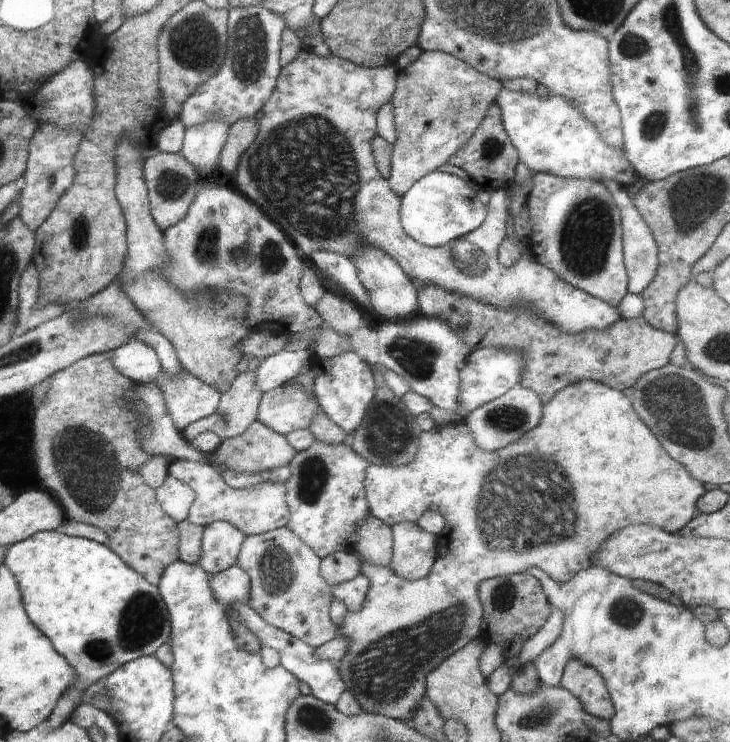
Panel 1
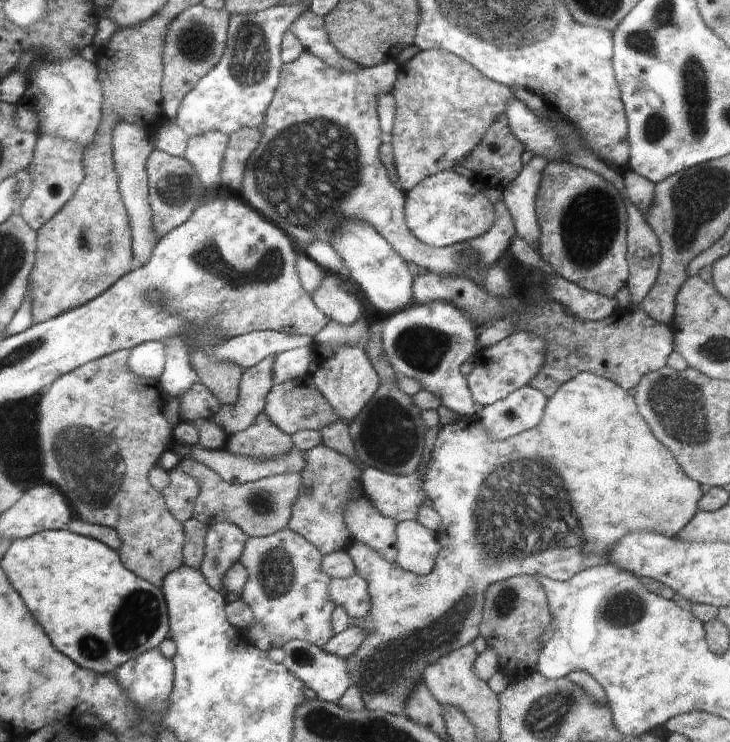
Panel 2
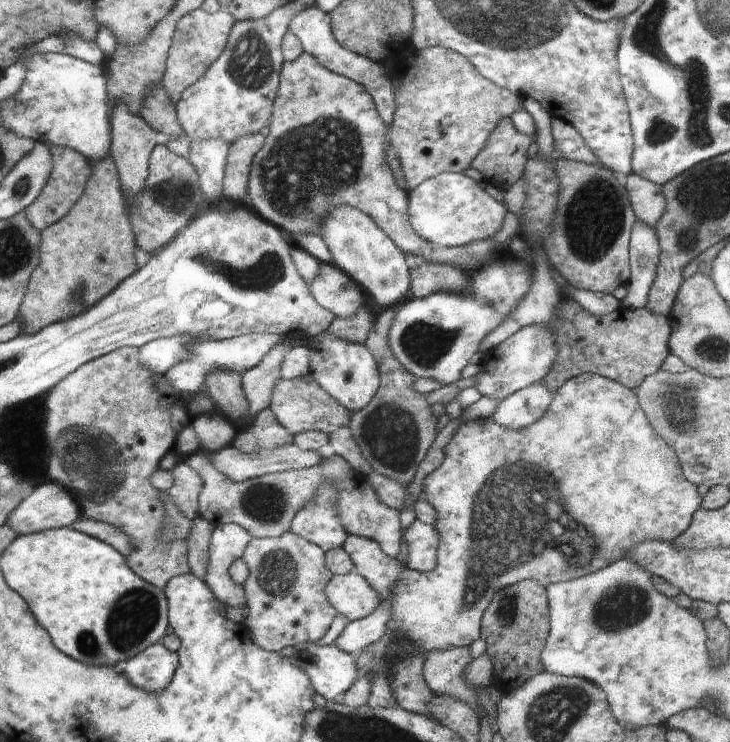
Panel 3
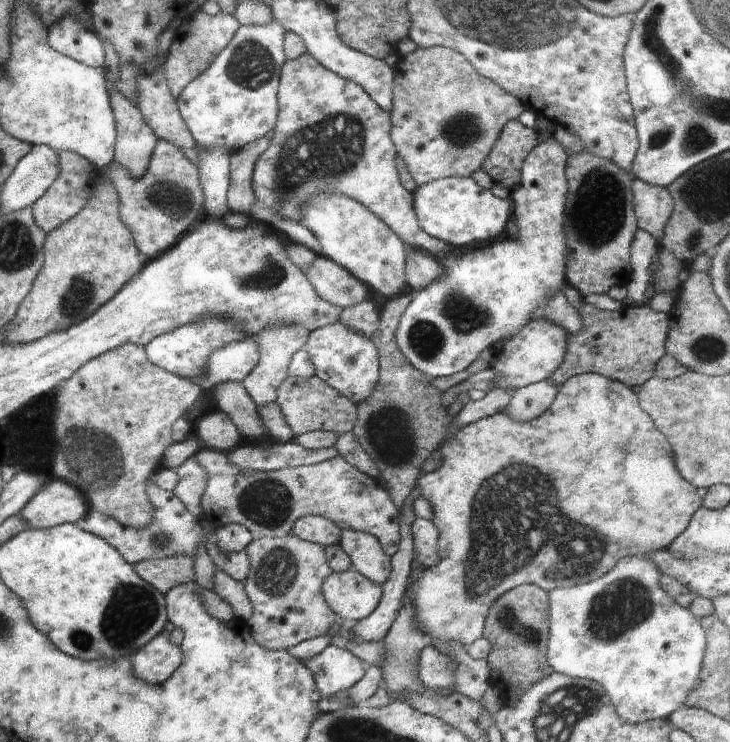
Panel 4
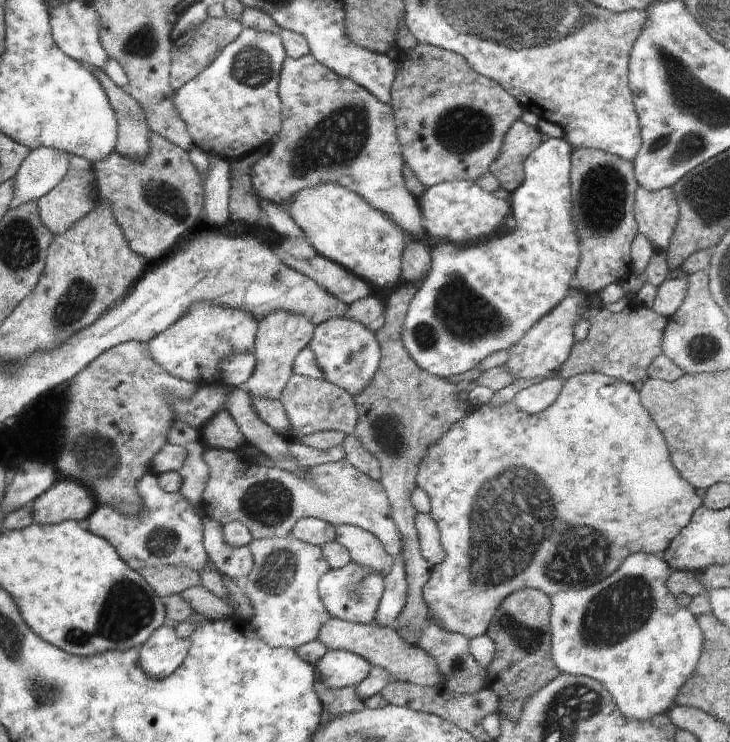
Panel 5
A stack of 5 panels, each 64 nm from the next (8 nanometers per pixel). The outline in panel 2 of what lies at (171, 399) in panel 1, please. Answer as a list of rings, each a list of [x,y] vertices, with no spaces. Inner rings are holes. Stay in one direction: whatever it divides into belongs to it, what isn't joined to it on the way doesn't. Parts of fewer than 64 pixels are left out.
[[[196,381],[192,389],[180,397],[176,397],[181,404],[182,422],[195,423],[200,420],[208,420],[219,412],[220,402],[204,386],[201,381]]]

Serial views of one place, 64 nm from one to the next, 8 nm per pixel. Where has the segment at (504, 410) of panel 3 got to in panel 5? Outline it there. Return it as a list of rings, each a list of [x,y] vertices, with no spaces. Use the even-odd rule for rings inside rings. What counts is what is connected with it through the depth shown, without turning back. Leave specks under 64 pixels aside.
[[[551,376],[542,380],[542,382],[538,382],[538,384],[532,384],[528,388],[520,390],[512,400],[514,409],[520,409],[526,414],[542,412],[544,408],[554,404],[554,400],[558,398],[563,384],[564,380],[558,378],[558,376]]]

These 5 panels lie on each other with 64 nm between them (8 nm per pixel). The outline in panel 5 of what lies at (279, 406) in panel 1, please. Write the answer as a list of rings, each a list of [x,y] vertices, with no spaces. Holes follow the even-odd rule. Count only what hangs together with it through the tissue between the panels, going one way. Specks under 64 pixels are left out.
[[[293,374],[279,399],[292,427],[304,435],[318,431],[342,431],[348,434],[357,423],[357,408],[353,396],[326,379]]]

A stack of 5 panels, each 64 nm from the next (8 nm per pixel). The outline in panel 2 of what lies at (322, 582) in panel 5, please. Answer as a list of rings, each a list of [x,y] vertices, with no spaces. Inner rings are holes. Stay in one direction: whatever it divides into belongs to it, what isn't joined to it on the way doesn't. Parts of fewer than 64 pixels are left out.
[[[360,575],[335,578],[329,582],[329,597],[335,606],[342,606],[351,621],[365,619],[371,611],[368,583]]]

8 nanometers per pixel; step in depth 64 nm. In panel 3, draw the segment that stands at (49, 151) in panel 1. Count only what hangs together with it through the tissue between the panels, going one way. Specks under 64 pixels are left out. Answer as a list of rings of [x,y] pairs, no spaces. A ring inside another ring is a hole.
[[[56,145],[48,146],[53,160],[53,169],[50,178],[46,186],[44,186],[40,194],[36,197],[36,200],[33,200],[32,204],[24,210],[30,224],[40,232],[58,222],[61,218],[64,218],[71,211],[79,198],[83,196],[87,188],[88,179],[91,177],[93,171],[90,161],[77,150]]]

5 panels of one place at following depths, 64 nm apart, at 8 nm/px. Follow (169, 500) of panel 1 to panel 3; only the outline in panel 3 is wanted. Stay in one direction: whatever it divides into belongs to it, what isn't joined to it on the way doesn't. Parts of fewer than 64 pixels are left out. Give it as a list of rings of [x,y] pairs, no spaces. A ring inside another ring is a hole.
[[[183,461],[176,463],[171,473],[174,484],[166,492],[189,519],[198,518],[201,476]]]

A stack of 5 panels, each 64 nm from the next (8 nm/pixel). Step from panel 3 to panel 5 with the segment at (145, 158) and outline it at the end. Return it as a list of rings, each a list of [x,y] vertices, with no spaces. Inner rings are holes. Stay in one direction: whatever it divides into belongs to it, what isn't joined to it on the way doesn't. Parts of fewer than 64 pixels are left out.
[[[88,67],[102,85],[110,106],[117,118],[117,141],[115,150],[122,156],[139,161],[146,156],[149,138],[152,134],[144,109],[115,82],[112,82],[103,68]]]

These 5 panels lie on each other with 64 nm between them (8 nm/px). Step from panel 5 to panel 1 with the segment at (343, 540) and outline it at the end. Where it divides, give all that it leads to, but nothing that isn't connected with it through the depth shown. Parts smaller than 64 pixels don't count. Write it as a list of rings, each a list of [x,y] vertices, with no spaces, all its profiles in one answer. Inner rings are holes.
[[[582,379],[578,382],[570,383],[562,390],[559,390],[544,405],[540,424],[536,428],[496,452],[482,452],[481,448],[474,442],[473,434],[469,433],[468,425],[464,420],[465,418],[462,418],[462,421],[458,420],[445,427],[434,425],[431,430],[421,431],[419,435],[421,448],[417,451],[416,458],[406,466],[393,467],[370,463],[364,470],[364,492],[368,501],[369,512],[380,520],[389,525],[405,522],[416,523],[432,504],[436,504],[437,512],[445,520],[445,533],[439,544],[437,559],[432,565],[430,574],[427,574],[424,578],[419,578],[415,581],[403,580],[400,575],[397,575],[388,567],[371,565],[360,552],[353,551],[353,554],[356,554],[360,560],[361,573],[371,580],[371,587],[368,589],[362,610],[348,611],[345,615],[344,623],[341,627],[338,627],[338,635],[346,637],[351,643],[347,654],[339,660],[337,669],[344,681],[345,690],[354,693],[361,710],[367,713],[381,714],[394,720],[410,723],[413,712],[418,708],[420,701],[426,697],[428,673],[445,658],[465,647],[482,633],[483,604],[478,596],[478,585],[482,581],[514,573],[526,573],[531,567],[543,570],[557,583],[569,581],[578,571],[592,566],[591,557],[598,550],[598,546],[608,536],[612,536],[616,530],[620,530],[624,526],[630,526],[630,524],[654,524],[654,526],[660,526],[662,530],[666,530],[666,533],[678,533],[698,514],[697,500],[706,492],[704,485],[698,480],[694,480],[688,472],[666,472],[666,470],[686,470],[686,468],[682,464],[674,462],[666,454],[662,444],[638,420],[638,416],[636,416],[636,412],[632,408],[632,402],[628,400],[628,397],[622,391],[598,384],[594,379]],[[514,496],[516,496],[516,528],[514,528]]]

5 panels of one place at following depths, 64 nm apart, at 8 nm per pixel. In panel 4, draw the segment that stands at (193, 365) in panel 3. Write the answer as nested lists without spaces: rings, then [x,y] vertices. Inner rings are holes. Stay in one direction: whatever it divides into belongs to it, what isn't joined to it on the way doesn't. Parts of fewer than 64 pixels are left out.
[[[256,338],[227,344],[209,356],[208,372],[190,379],[201,390],[212,391],[221,383],[242,383],[259,361]]]

